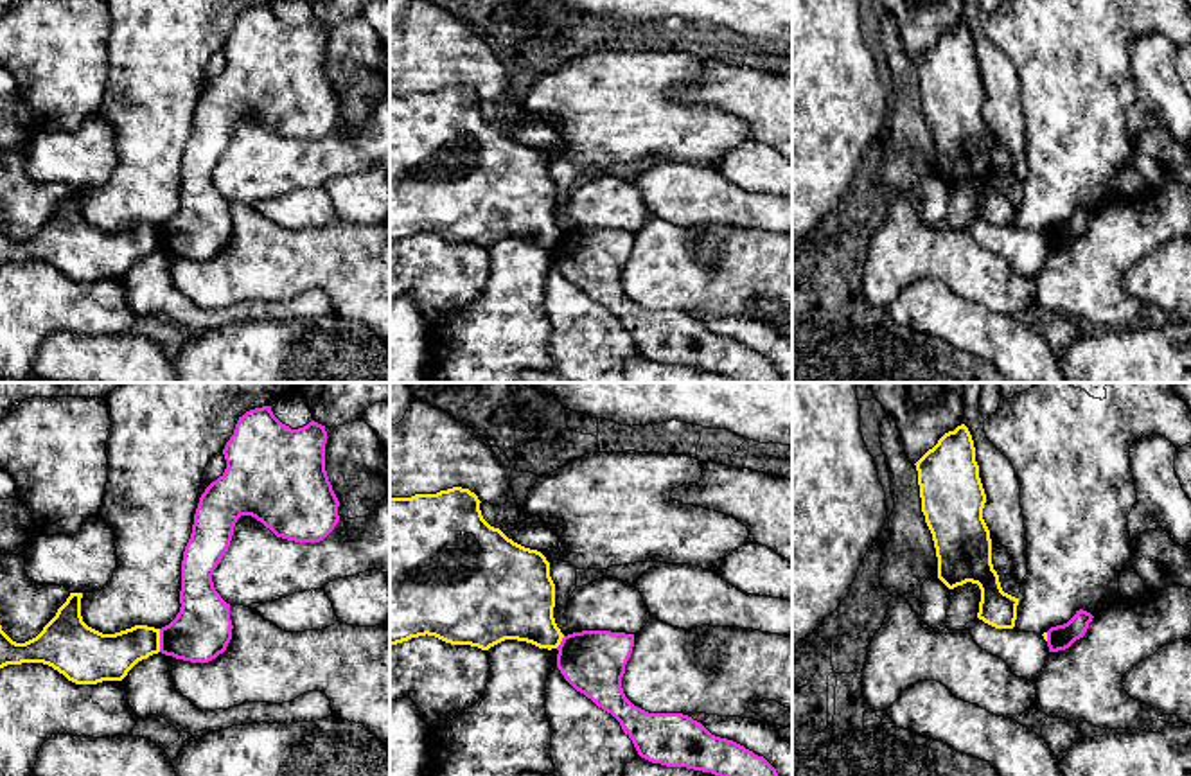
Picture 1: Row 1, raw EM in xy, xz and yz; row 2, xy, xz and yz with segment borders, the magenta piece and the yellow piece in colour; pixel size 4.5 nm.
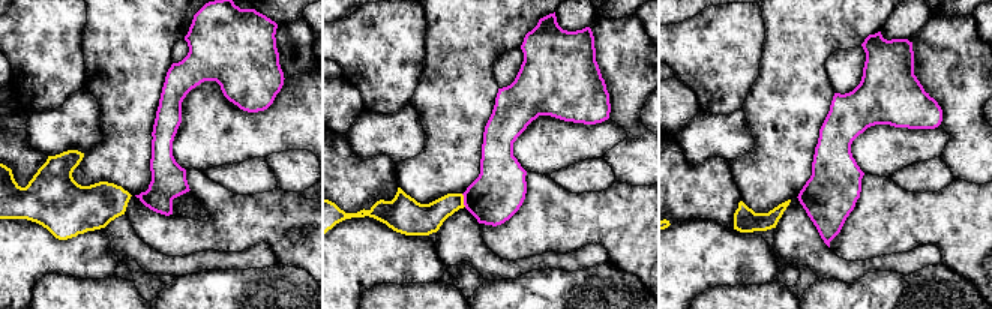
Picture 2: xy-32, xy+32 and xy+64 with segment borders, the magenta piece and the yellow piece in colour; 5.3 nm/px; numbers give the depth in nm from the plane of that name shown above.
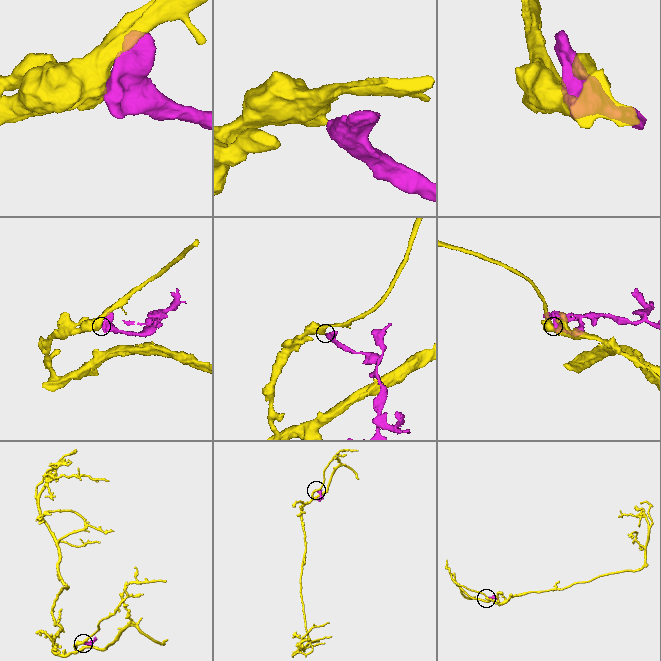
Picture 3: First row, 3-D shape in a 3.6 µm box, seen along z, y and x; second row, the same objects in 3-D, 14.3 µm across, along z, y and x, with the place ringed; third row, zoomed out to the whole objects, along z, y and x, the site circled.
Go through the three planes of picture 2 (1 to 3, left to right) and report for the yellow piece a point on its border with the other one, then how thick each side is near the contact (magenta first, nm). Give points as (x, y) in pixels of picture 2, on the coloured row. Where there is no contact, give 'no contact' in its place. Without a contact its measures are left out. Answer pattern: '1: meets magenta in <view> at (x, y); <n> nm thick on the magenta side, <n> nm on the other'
1: no contact
2: meets magenta in xy+32 at (464, 200); 280 nm thick on the magenta side, 180 nm on the other
3: no contact

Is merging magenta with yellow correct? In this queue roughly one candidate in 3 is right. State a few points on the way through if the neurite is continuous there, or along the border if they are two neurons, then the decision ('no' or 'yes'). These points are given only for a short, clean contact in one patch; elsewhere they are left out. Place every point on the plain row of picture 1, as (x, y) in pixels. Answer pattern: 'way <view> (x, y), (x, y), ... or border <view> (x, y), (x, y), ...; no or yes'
border xy (158, 227), (160, 248); no

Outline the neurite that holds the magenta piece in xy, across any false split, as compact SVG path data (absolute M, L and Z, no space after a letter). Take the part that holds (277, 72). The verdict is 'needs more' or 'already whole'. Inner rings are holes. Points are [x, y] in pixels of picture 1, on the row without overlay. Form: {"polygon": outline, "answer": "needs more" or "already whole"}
{"polygon": "M262 4L239 14L223 52L225 70L199 95L190 137L181 158L180 210L160 226L160 250L190 260L208 260L232 237L230 201L216 189L212 172L230 144L241 113L251 113L277 135L295 140L320 140L338 122L340 99L325 68L325 23L311 18L291 27Z", "answer": "already whole"}

